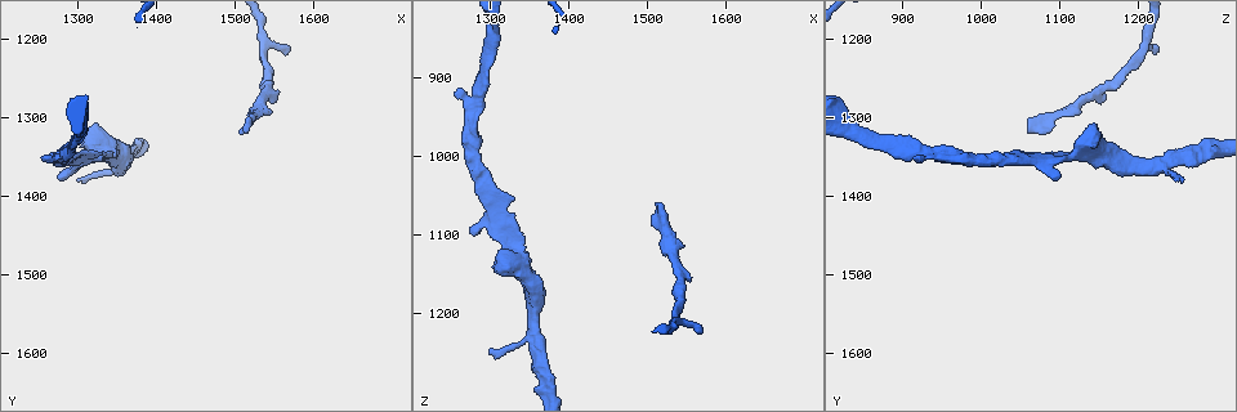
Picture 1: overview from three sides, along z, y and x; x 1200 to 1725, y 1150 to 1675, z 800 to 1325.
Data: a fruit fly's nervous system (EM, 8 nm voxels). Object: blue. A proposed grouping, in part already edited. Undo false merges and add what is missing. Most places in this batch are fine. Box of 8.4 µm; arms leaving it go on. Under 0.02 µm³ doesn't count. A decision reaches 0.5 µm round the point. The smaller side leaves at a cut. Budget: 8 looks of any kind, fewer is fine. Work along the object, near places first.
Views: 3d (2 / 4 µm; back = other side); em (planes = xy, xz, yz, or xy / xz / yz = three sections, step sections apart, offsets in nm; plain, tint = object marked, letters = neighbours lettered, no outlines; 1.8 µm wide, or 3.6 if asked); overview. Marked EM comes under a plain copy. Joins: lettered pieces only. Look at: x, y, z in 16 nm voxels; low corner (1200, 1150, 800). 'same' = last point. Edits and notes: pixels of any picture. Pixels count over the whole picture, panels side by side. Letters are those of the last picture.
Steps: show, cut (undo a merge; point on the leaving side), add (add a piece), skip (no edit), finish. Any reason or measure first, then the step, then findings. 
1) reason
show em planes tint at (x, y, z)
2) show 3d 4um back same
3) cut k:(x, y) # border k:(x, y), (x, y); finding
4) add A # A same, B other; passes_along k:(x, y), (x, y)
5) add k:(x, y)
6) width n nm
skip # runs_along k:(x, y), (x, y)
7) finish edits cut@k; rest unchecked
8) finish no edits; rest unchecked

tapers out
show 3d 4um at (1325, 1345, 1050)

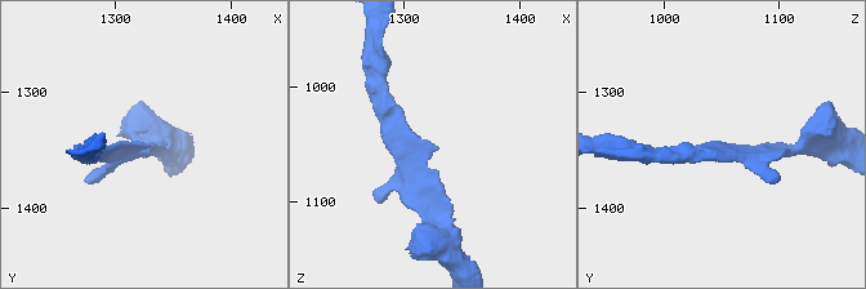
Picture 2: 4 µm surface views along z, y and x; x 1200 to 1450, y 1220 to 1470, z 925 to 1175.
show em 3.6um xy step 16 tint at (1324, 1344, 1050)

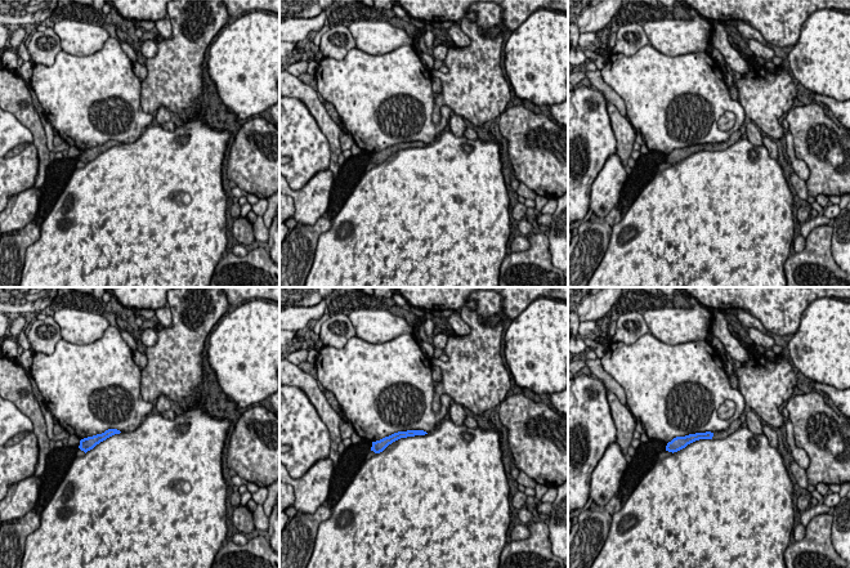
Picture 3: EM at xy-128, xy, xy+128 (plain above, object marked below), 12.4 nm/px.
cut it another way
show em 3.6um planes letters same

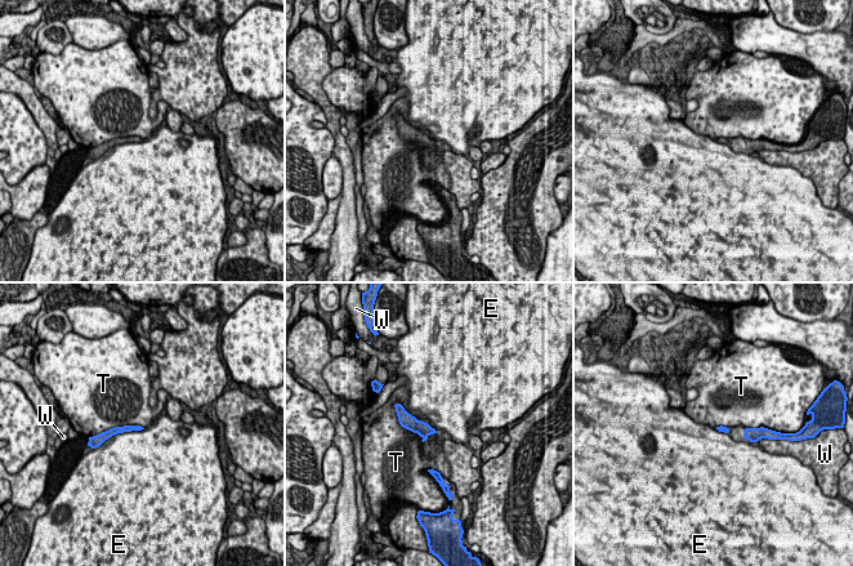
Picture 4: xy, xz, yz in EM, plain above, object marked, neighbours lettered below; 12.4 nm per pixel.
skip # E other, T other, W other; runs_along 4:(398, 408), (415, 426), (431, 431); none of them fits

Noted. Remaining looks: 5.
free end
show em xz step 4 letters at (1295, 1375, 1245)

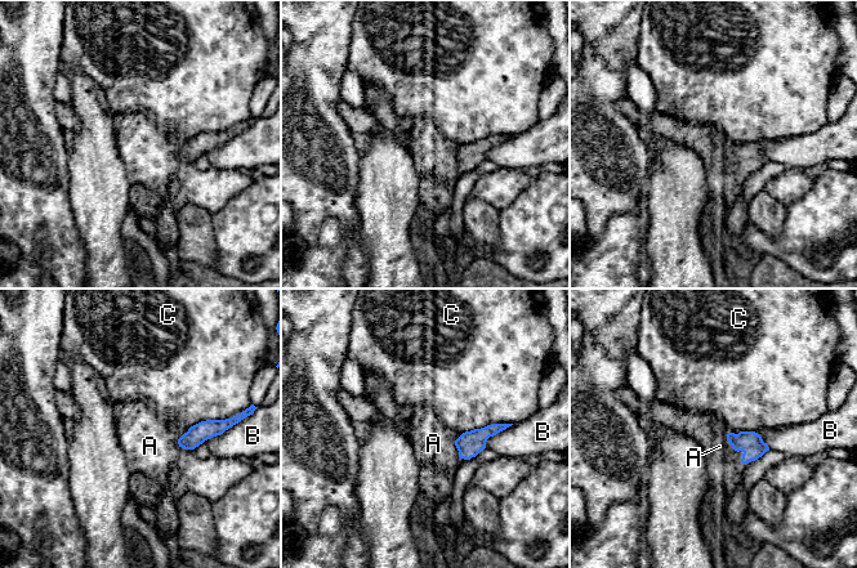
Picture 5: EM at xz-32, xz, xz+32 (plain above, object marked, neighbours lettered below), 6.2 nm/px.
longest_contact C 320 nm
skip # A other, B other, C other; border 5:(190, 428), (178, 439), (184, 450); none of them fits

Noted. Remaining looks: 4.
thin end
show em xz step 4 letters at (1515, 1320, 1060)

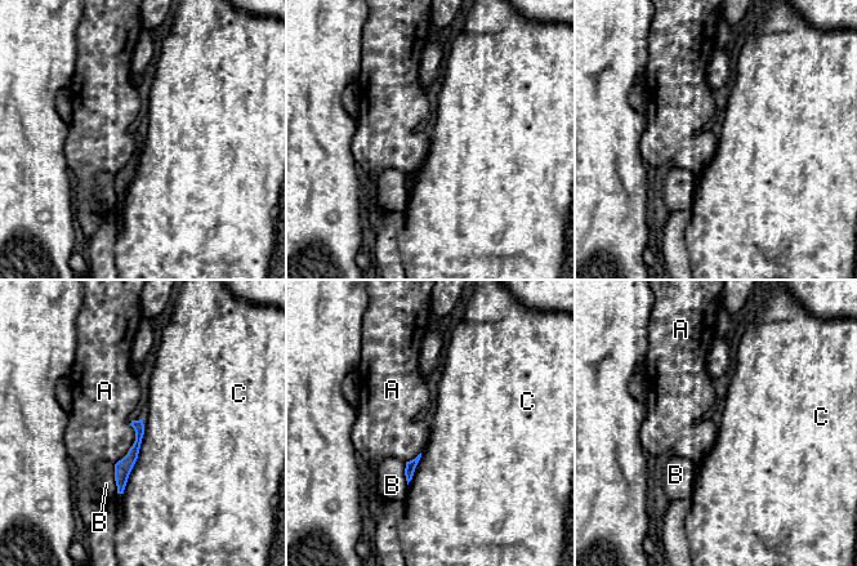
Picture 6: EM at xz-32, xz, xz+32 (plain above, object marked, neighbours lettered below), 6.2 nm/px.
show em yz step 16 letters same

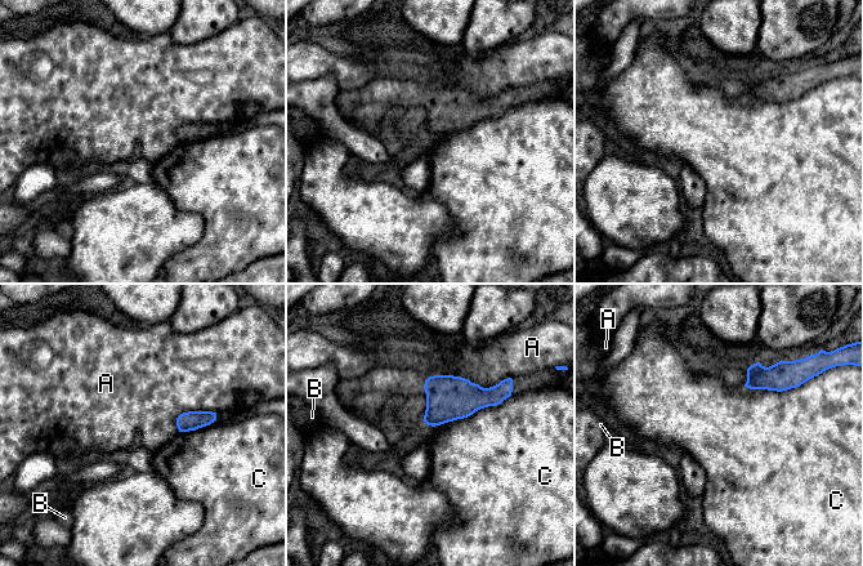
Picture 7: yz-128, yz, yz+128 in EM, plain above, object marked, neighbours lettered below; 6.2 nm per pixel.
width 200 nm; longest_contact C 550 nm
skip # A other, B other, C other; no lettered piece goes on from it

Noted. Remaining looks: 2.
free end
show em xz step 8 letters at (1255, 1345, 915)

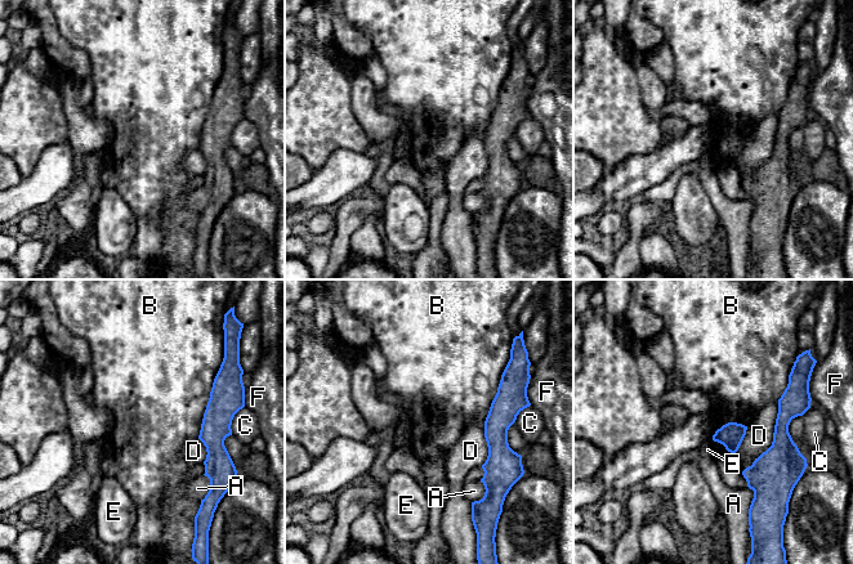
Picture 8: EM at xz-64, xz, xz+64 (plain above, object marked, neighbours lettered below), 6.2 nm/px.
another direction
show em planes letters same

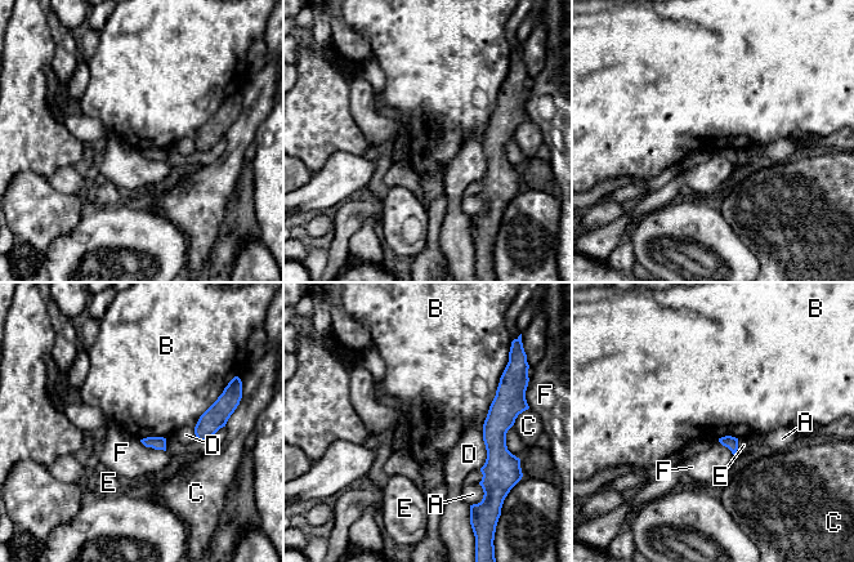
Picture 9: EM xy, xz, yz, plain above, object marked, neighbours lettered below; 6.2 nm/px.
skip # A other, B other, C other, D other, E other, F other; border 9:(501, 375), (482, 429); no lettered piece goes on from it

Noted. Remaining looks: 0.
finish no edits; rest unchecked

